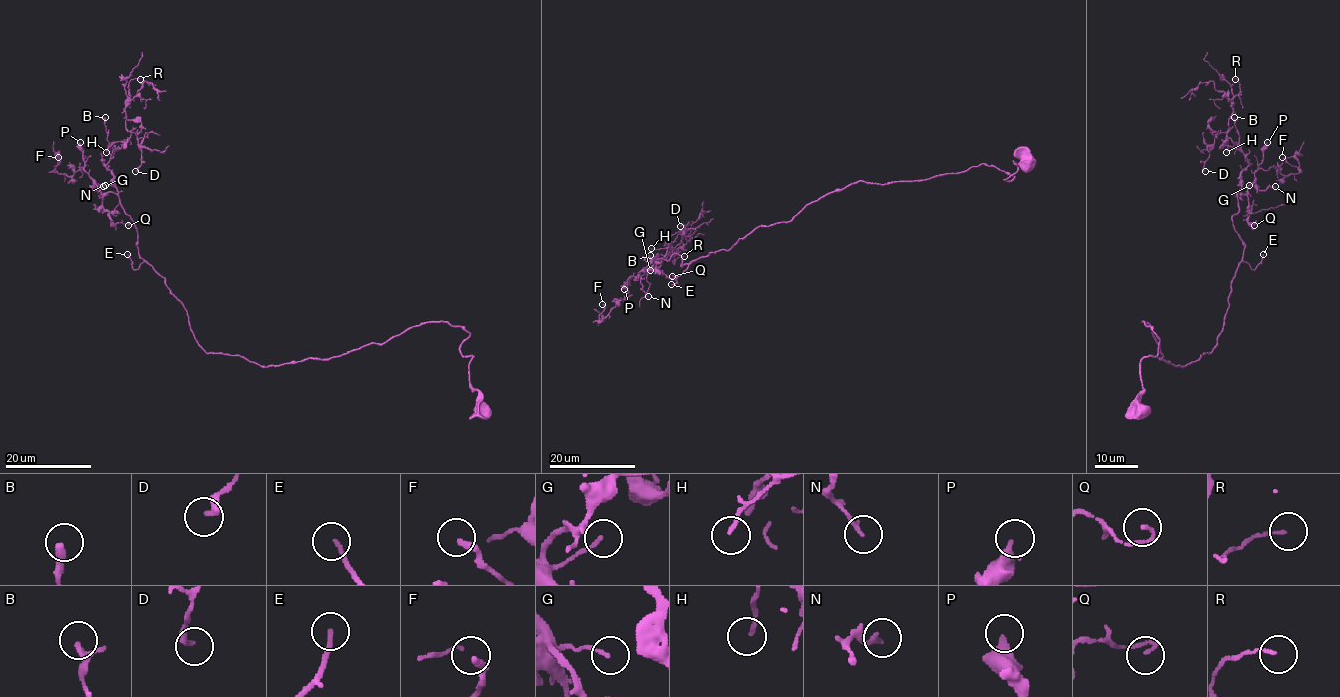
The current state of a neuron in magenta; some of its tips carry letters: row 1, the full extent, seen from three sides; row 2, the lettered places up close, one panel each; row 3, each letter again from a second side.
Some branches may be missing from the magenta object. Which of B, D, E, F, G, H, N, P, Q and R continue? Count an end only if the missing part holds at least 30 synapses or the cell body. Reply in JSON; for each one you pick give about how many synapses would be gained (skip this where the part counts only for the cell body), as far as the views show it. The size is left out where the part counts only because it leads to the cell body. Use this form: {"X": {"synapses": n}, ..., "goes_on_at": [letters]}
{"E": {"synapses": 350}, "P": {"synapses": 150}, "goes_on_at": ["E", "P"]}

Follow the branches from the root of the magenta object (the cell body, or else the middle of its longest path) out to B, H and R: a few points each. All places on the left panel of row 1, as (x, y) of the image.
B: (482, 412), (469, 334), (447, 322), (282, 365), (208, 353), (140, 256), (105, 117)
H: (482, 412), (469, 334), (447, 322), (282, 365), (208, 353), (140, 256), (106, 167), (124, 144), (106, 152)
R: (482, 412), (469, 334), (447, 322), (282, 365), (208, 353), (140, 256), (106, 167), (140, 79)

